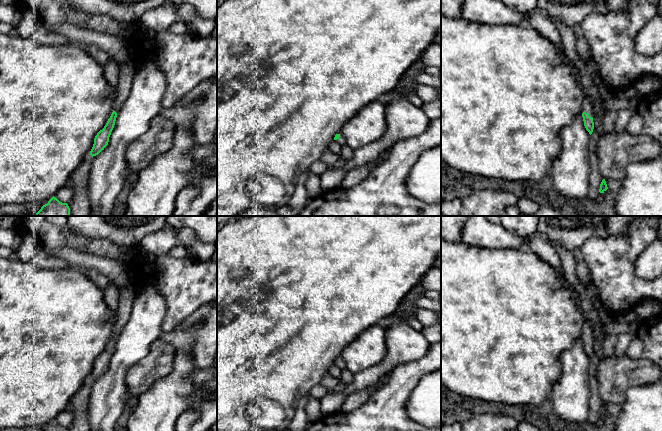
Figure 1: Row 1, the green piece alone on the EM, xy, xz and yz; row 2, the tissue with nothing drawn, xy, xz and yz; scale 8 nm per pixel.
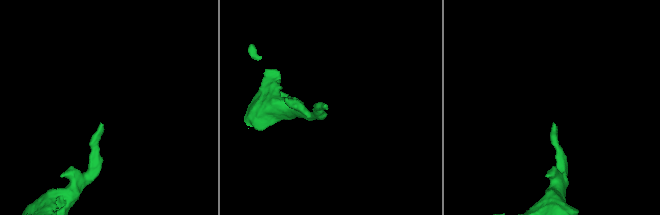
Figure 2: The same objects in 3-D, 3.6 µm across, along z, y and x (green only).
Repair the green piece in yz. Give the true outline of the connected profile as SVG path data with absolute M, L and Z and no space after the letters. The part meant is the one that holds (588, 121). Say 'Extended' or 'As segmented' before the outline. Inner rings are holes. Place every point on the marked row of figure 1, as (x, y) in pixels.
Extended. M584 92L584 98L582 103L582 117L584 121L584 126L586 130L591 135L594 129L593 122L593 98L589 95L586 95Z

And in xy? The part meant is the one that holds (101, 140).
Extended. M131 60L119 64L114 111L104 128L100 130L94 138L94 144L89 154L92 157L98 155L108 145L109 137L115 125L117 113L130 93L135 72L136 65Z

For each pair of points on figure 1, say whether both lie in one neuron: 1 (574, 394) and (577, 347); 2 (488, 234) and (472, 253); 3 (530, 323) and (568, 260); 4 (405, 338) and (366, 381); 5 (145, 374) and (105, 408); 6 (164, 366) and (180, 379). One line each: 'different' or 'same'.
1: same
2: different
3: different
4: same
5: different
6: different

